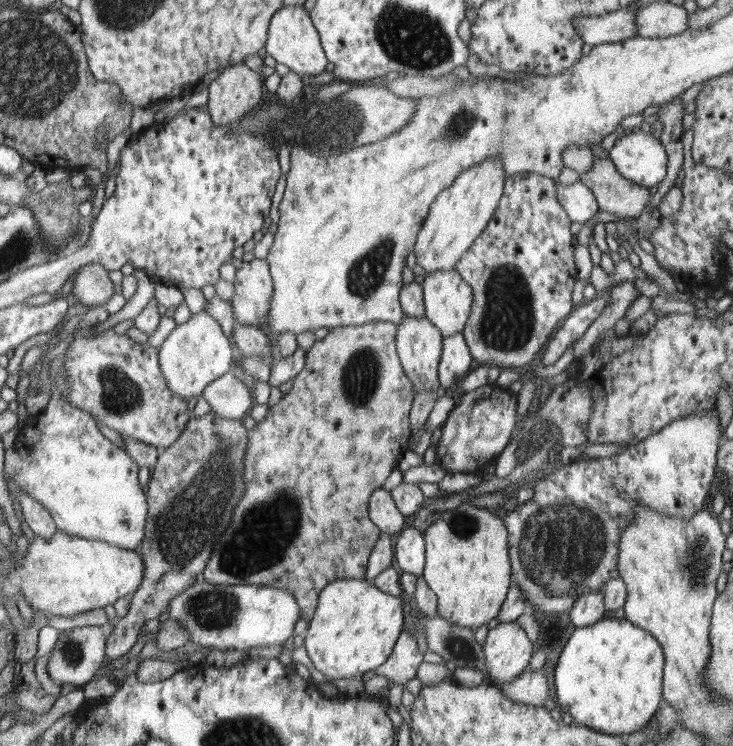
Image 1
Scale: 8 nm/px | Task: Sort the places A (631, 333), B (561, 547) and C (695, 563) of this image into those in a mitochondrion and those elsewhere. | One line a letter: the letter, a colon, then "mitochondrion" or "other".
A: other
B: mitochondrion
C: mitochondrion

